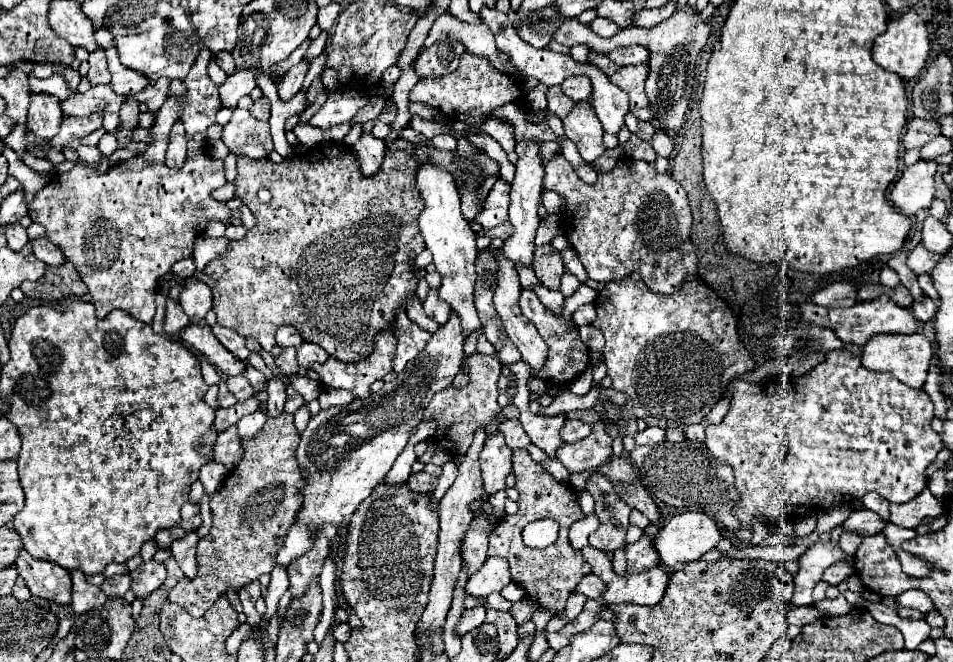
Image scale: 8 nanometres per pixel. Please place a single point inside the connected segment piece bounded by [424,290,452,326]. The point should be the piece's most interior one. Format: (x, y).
(437, 310)

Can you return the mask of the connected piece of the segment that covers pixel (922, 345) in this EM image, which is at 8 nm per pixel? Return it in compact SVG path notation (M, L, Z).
M878 334L868 340L862 354L862 364L874 372L888 372L910 388L922 388L932 360L932 344L924 334Z

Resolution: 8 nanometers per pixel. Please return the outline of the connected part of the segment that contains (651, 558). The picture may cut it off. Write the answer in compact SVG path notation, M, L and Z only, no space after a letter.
M642 534L642 538L638 542L626 546L624 552L626 552L626 558L628 558L628 572L630 574L658 566L660 556L656 554L656 548L654 548L652 542L654 542L652 534Z

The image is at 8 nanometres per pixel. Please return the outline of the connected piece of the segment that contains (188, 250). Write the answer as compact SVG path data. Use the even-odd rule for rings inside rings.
M202 50L186 78L182 78L186 86L186 94L180 98L168 98L164 106L156 114L156 124L150 128L152 142L142 156L130 158L130 164L116 164L106 174L88 170L86 166L76 166L66 174L54 176L54 180L42 188L32 204L30 218L38 222L46 230L46 238L64 250L66 258L76 266L82 282L88 286L88 294L96 306L96 316L106 318L112 310L124 310L132 318L152 324L156 312L155 294L160 279L172 268L174 262L192 256L194 240L206 230L210 220L220 220L228 224L230 210L224 202L216 202L210 198L210 192L224 186L224 162L214 160L204 152L206 130L214 124L216 112L222 108L218 88L208 76L208 62L212 60L210 50ZM176 120L182 120L186 126L188 138L188 158L180 170L172 170L166 166L164 156L168 148L168 134Z

